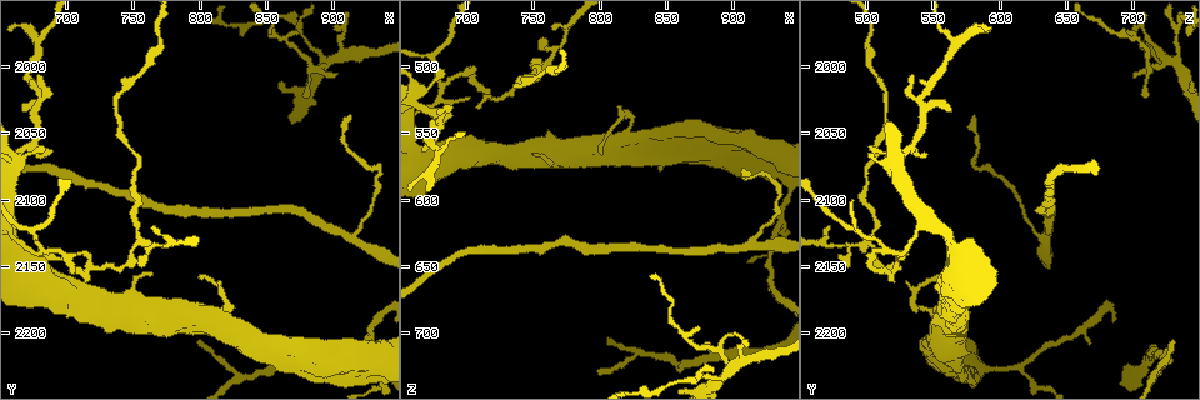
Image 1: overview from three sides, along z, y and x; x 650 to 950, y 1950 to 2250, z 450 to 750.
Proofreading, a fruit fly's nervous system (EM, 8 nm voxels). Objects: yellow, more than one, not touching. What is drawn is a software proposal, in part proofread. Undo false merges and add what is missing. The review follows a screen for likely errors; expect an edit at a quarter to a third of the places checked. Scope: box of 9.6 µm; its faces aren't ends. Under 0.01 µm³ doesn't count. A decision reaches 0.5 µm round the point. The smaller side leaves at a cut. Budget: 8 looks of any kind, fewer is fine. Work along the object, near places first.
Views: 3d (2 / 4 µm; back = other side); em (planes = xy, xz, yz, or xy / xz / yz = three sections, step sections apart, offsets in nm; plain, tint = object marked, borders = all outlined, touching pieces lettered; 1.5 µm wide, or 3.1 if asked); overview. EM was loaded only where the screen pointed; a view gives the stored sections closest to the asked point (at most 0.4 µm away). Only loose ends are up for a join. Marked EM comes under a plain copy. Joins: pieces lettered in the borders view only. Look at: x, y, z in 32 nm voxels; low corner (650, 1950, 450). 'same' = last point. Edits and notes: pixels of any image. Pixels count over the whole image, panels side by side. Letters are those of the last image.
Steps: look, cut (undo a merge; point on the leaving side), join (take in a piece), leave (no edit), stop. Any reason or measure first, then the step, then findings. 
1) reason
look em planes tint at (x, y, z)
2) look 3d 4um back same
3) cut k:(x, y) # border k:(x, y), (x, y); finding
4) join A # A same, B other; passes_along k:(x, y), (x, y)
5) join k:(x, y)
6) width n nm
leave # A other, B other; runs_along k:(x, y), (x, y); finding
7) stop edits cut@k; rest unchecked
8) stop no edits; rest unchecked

free end
look em xz step 8 borders at (798, 2208, 728)

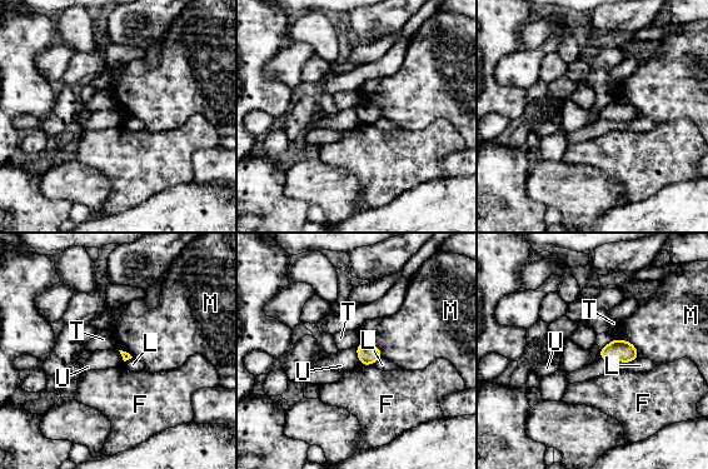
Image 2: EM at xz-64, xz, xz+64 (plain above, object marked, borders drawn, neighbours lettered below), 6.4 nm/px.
cut it another way
look em xy step 8 borders same

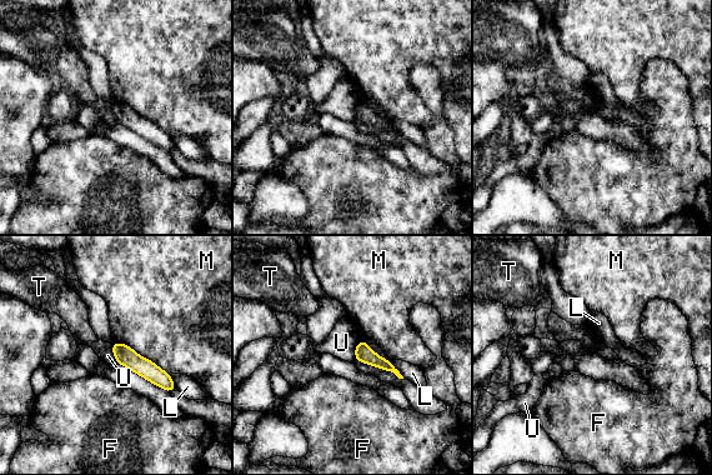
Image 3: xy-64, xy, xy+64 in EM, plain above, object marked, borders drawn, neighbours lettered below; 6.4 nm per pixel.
width 110 nm
leave # F other, L other, M other, T other, U other; runs_along 3:(115, 346), (170, 386); none of them fits

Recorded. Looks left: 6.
branch stops here
look 3d 4um at (680, 2060, 500)

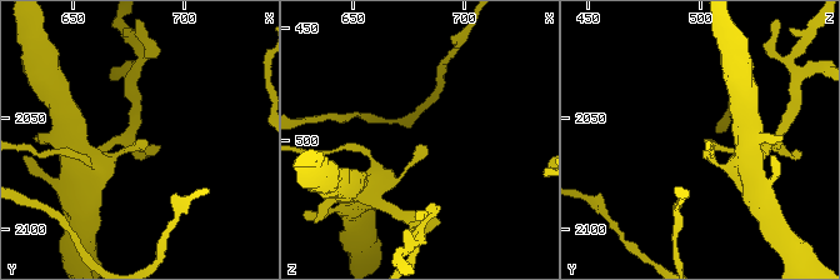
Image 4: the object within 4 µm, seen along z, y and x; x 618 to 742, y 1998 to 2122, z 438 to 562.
look em xz step 8 borders at (680, 2061, 502)

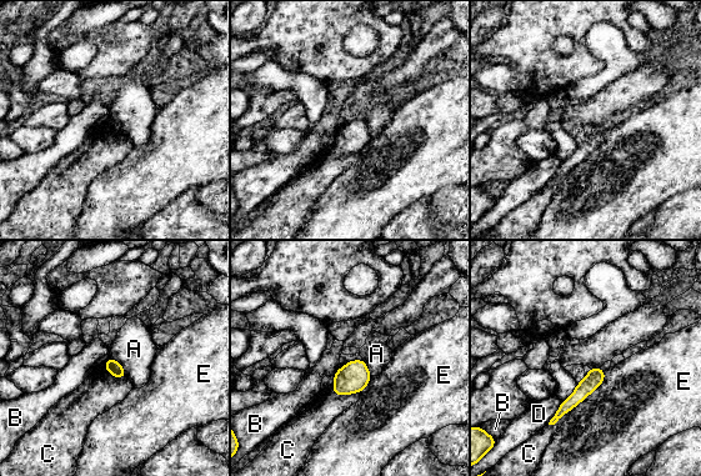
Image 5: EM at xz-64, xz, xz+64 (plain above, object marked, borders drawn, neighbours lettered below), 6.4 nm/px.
cut it another way
look em planes borders same

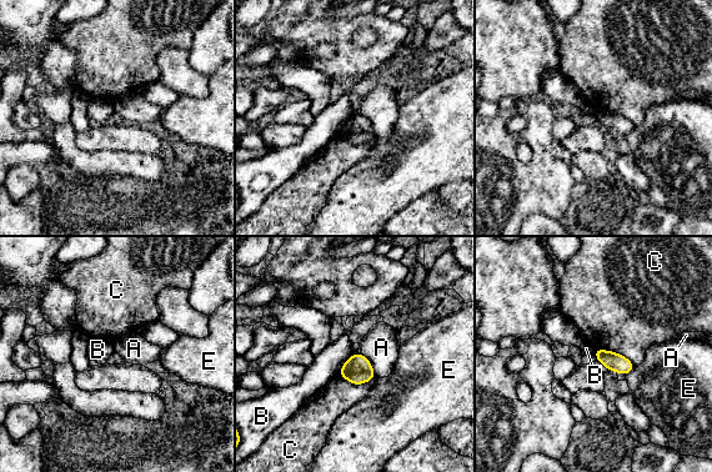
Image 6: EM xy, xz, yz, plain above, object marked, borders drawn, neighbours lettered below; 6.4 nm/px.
leave # A other, B other, C other, E other; border 6:(357, 352), (367, 358), (375, 376); none of them fits

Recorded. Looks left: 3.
side arm on a straight run
look em planes borders at (682, 2138, 518)

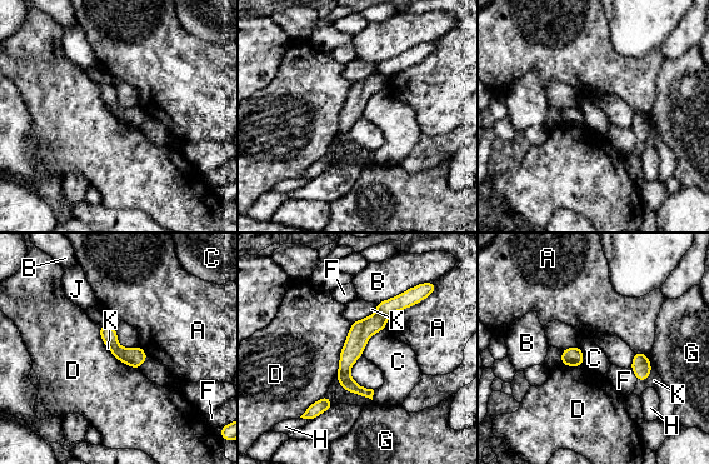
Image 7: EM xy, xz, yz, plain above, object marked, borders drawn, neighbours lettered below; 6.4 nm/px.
width 90 nm
cut 7:(412, 297) # A other, B other, C other, D other, F other, G other, H other, J other, K other; border 7:(378, 312), (387, 317); a second cell is stuck on

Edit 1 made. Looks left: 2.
stop edits cut@7; rest unchecked

